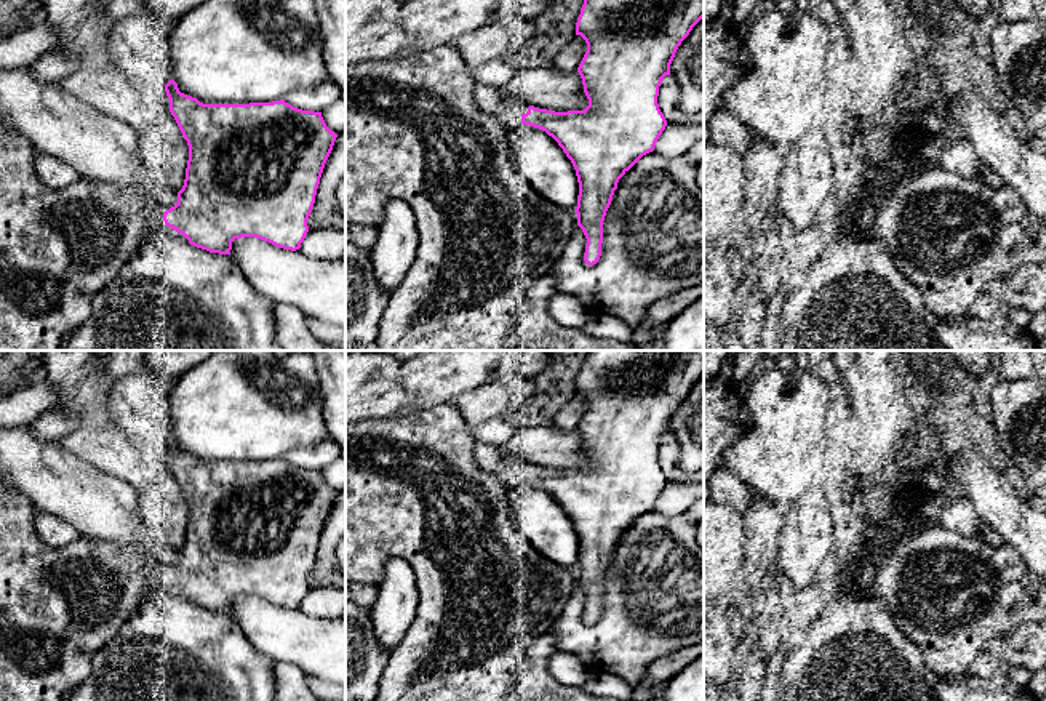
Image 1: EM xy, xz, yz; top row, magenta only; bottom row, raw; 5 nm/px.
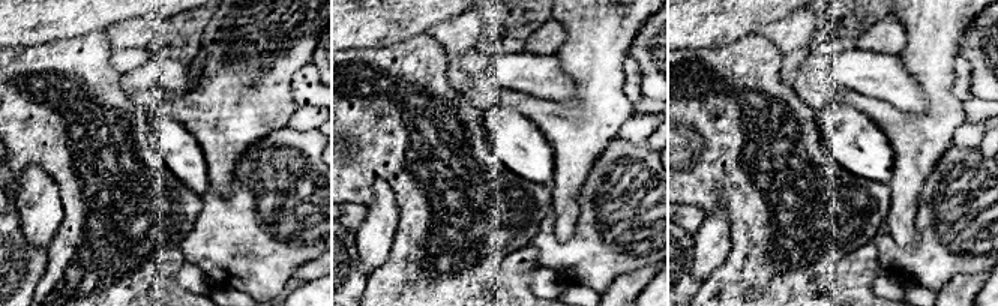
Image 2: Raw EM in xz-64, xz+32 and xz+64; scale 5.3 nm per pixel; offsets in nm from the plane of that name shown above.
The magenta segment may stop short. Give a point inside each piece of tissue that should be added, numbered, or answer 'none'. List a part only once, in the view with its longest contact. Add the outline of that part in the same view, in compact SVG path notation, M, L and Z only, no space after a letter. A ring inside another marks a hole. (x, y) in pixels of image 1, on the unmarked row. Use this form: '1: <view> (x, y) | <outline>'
1: xz (512, 474) | M517 459L513 463L505 463L505 483L520 483L521 482L521 467L526 466L526 461Z

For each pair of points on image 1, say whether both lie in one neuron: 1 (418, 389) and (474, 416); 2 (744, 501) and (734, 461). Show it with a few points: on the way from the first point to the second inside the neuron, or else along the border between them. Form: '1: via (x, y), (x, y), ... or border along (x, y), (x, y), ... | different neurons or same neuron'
1: border along (485, 384), (464, 391), (448, 402) | different neurons
2: border along (723, 464), (754, 495) | different neurons

